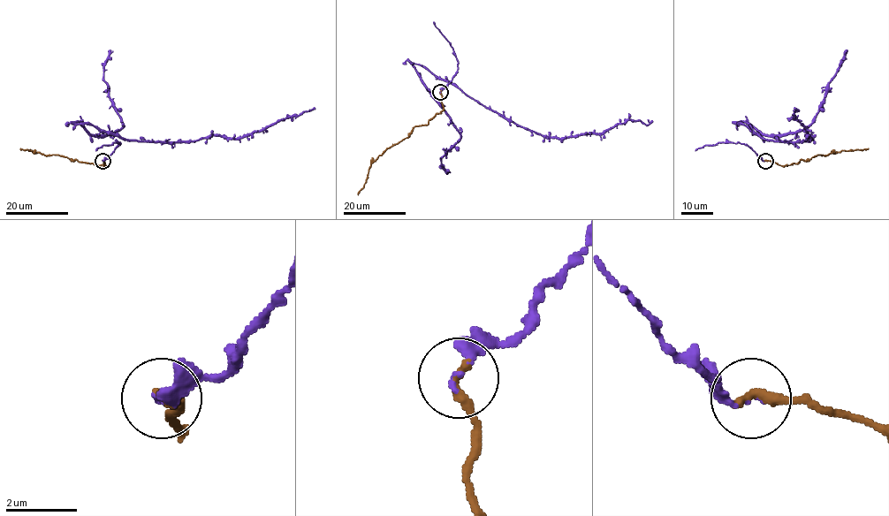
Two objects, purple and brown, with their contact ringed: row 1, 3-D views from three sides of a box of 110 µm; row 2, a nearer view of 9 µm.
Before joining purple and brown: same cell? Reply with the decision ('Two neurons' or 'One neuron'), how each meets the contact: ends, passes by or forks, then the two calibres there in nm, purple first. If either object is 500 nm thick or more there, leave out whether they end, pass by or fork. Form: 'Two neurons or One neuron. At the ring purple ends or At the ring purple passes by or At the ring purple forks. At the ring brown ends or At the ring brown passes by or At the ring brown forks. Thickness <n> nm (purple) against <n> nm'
One neuron. At the ring purple ends. At the ring brown ends. Thickness 160 nm (purple) against 320 nm

